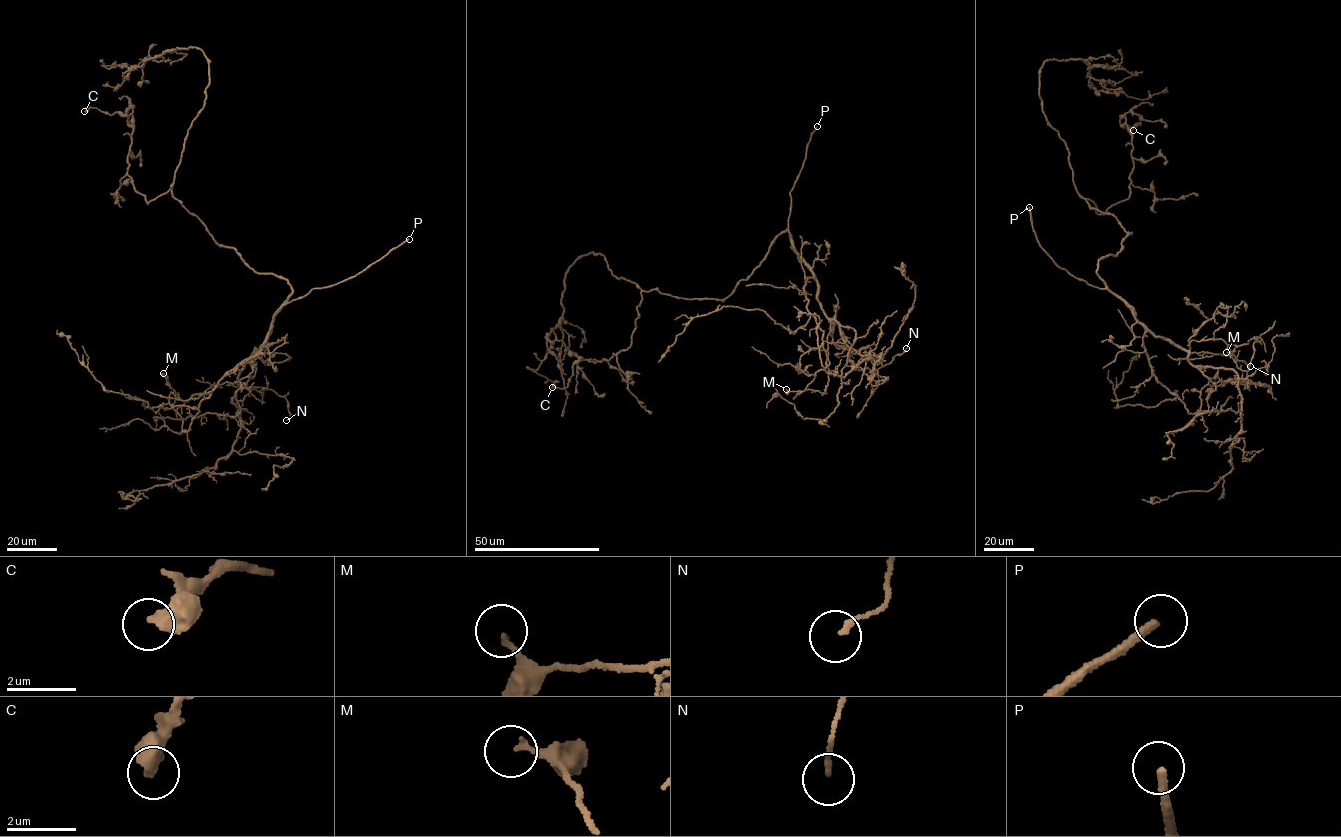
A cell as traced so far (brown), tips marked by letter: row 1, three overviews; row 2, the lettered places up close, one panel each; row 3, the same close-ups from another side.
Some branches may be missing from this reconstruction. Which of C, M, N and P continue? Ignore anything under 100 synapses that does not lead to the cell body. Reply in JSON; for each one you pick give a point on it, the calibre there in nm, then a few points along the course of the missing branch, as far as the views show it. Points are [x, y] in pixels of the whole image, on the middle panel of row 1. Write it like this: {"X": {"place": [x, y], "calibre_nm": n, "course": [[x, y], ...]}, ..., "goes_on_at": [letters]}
{"P": {"place": [817, 126], "calibre_nm": 240, "course": [[817, 126], [821, 122], [815, 114]]}, "goes_on_at": ["P"]}

